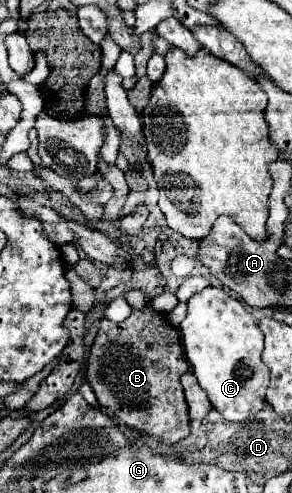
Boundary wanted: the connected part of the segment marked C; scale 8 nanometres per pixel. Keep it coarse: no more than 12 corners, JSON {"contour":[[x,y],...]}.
{"contour":[[207,287],[189,299],[185,355],[213,409],[243,423],[265,403],[263,333]]}

